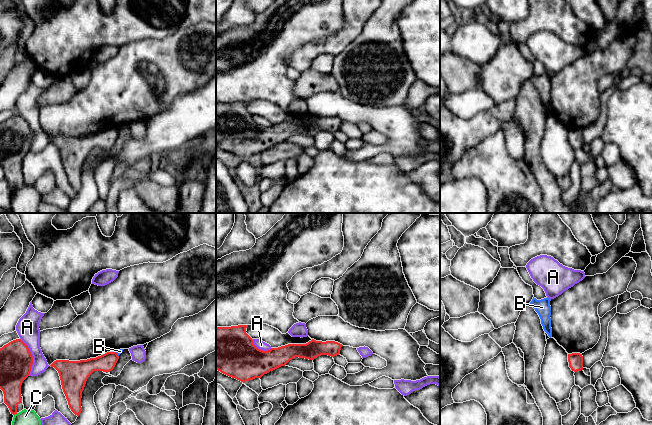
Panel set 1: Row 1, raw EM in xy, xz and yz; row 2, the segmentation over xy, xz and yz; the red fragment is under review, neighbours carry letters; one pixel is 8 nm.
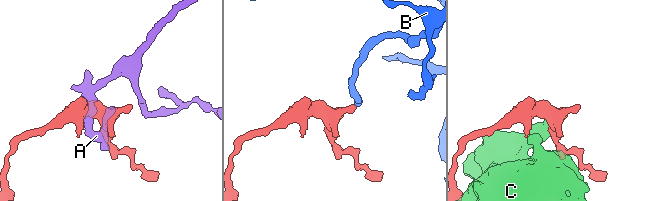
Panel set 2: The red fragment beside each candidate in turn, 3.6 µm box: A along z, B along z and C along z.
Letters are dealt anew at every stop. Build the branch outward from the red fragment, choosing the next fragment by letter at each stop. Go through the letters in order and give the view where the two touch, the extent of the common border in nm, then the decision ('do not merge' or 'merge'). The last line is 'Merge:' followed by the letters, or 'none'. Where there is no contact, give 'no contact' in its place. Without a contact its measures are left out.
A: meets red in xy; contact 320 nm long; do not merge
B: meets red in xy; contact 50 nm long; do not merge
C: meets red in xy; contact 40 nm long; do not merge
Merge: none

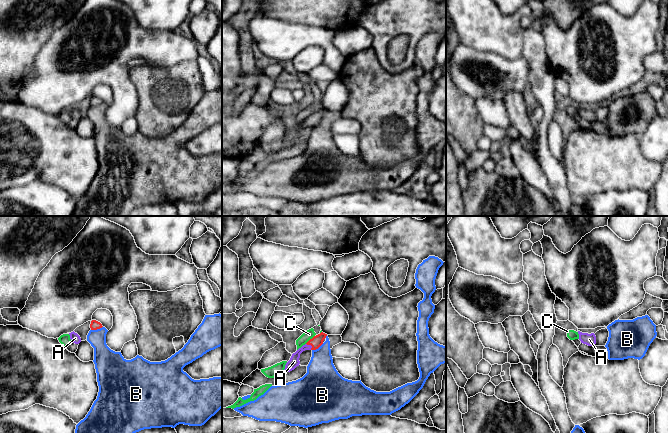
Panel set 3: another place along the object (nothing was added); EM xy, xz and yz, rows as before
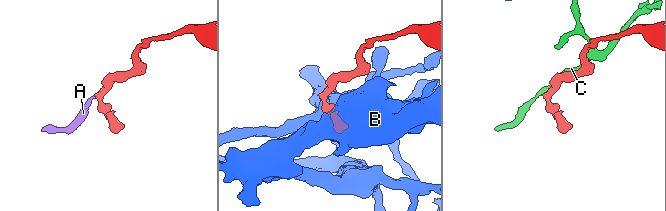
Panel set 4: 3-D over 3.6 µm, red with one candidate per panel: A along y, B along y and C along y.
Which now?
A: meets red in xz; contact 70 nm long; merge
B: meets red in xy; contact 100 nm long; do not merge
C: meets red in xz; contact 100 nm long; do not merge
Merge: A

